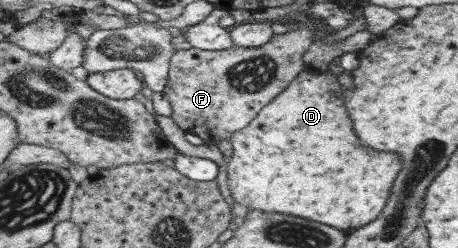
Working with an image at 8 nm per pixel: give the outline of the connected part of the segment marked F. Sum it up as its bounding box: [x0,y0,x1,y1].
[164,23,320,145]

